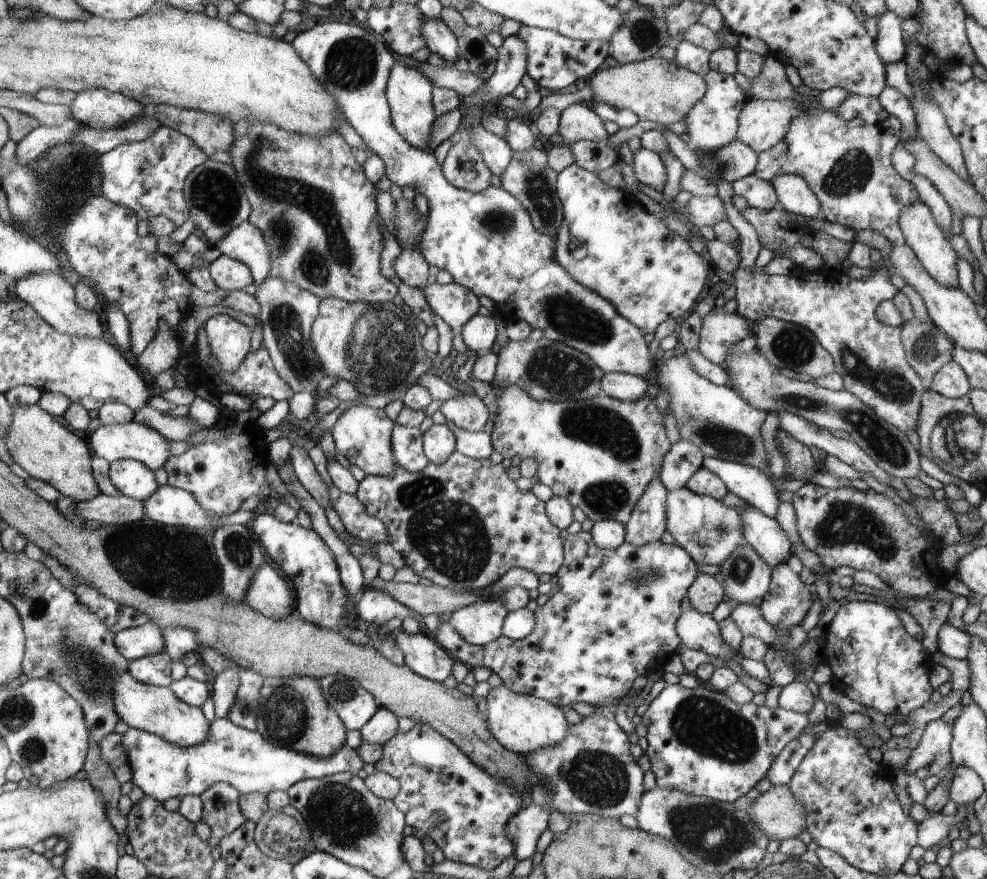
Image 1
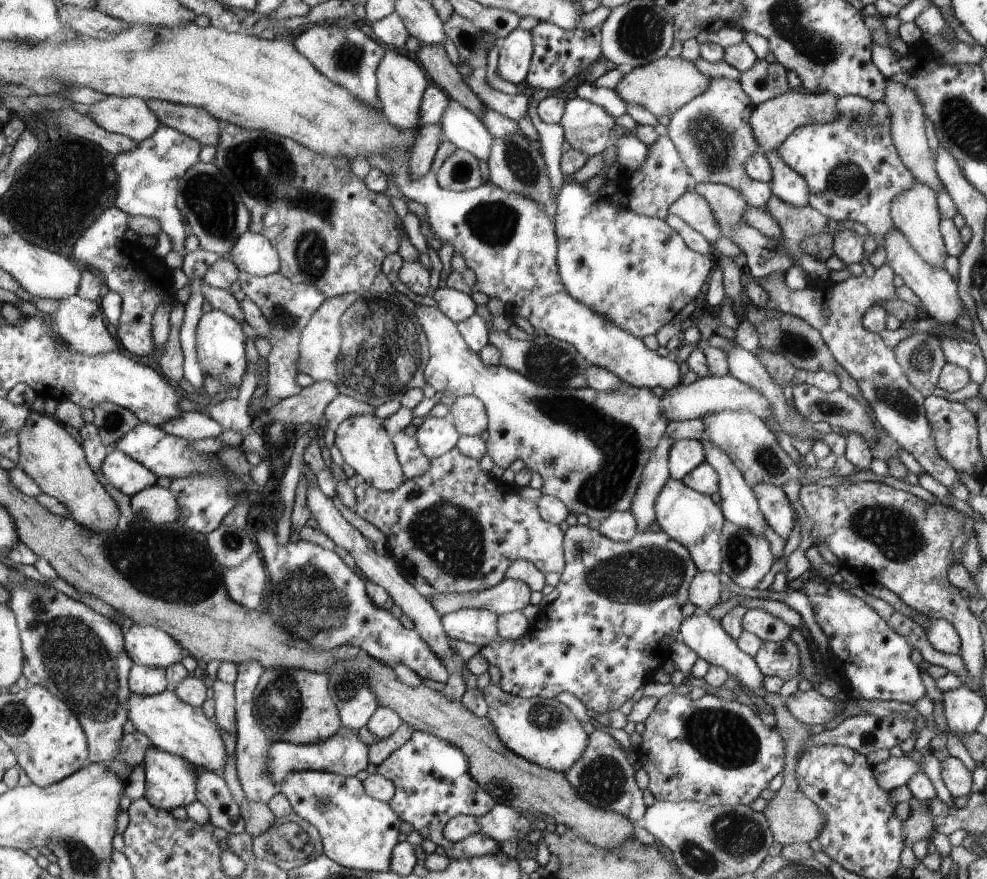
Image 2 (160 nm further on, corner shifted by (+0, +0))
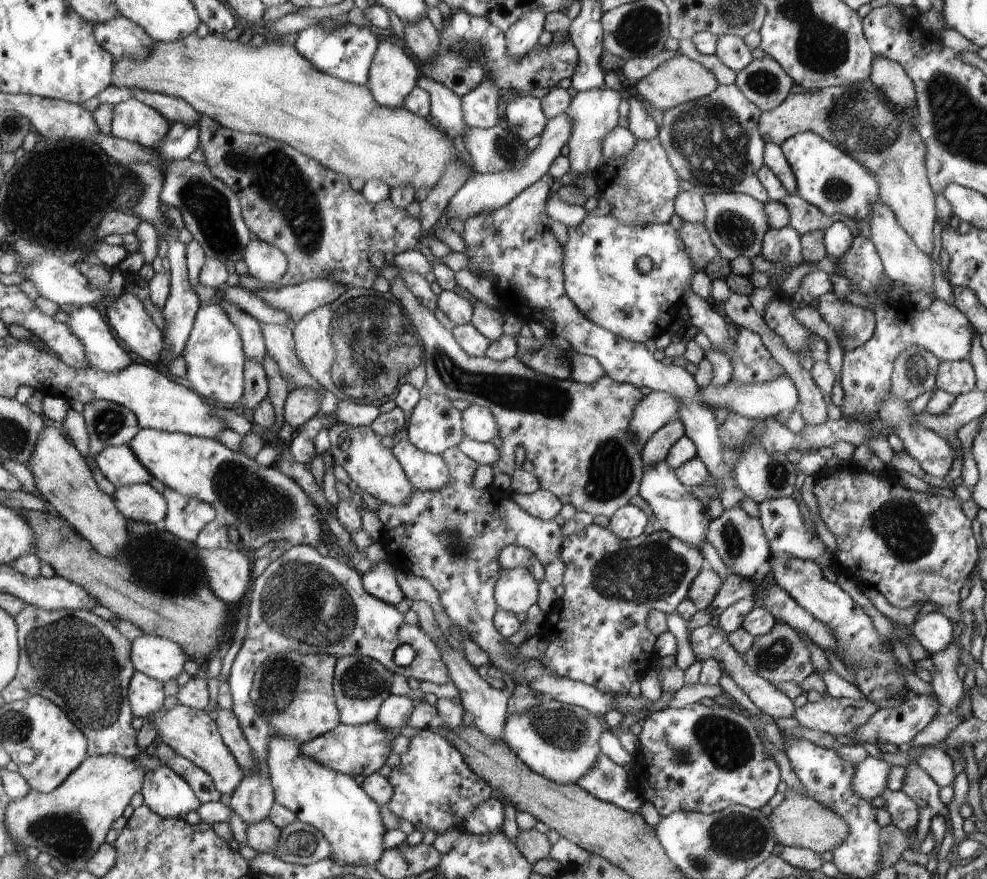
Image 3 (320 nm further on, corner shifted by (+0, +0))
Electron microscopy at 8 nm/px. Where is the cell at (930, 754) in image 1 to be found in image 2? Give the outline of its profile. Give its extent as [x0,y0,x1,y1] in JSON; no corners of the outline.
[872,756,920,793]

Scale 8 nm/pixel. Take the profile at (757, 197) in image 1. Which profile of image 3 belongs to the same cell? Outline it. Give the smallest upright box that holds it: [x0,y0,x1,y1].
[658,83,769,203]

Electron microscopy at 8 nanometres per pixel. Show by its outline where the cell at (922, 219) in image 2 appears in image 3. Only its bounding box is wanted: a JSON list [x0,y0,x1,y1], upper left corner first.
[758,80,936,255]

